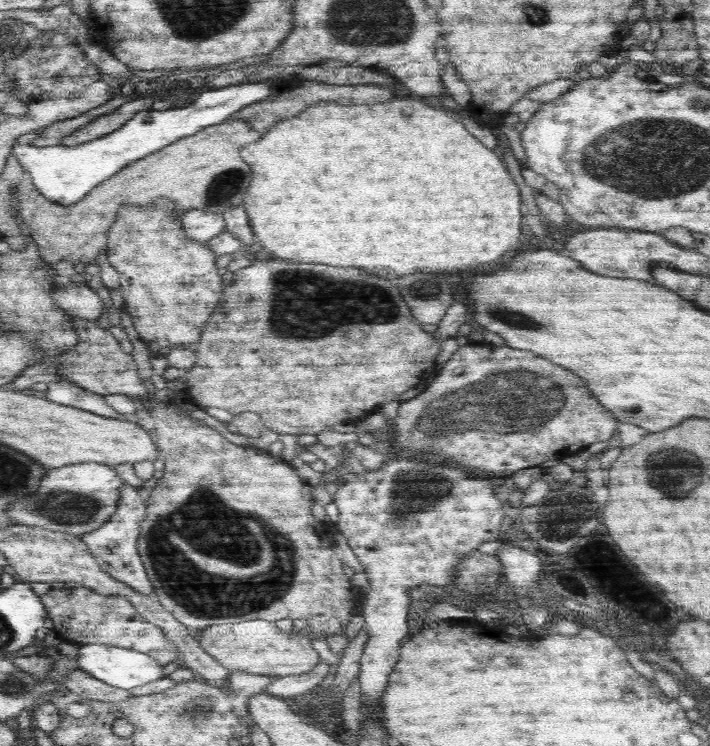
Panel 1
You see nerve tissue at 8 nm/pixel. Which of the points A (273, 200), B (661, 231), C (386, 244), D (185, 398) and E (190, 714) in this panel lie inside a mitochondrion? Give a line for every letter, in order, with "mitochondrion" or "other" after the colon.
A: other
B: other
C: other
D: other
E: mitochondrion

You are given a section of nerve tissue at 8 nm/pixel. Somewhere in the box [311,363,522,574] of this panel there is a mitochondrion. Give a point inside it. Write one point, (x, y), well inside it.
(413, 489)

